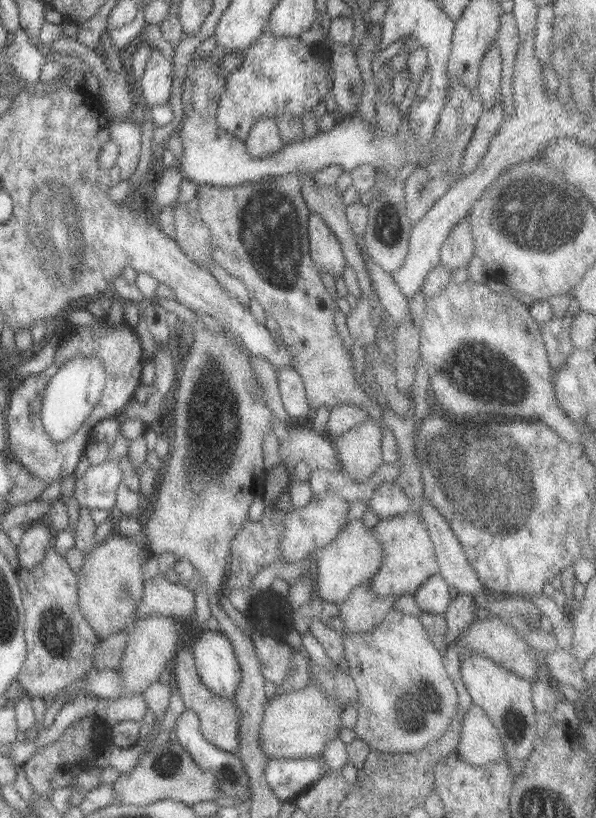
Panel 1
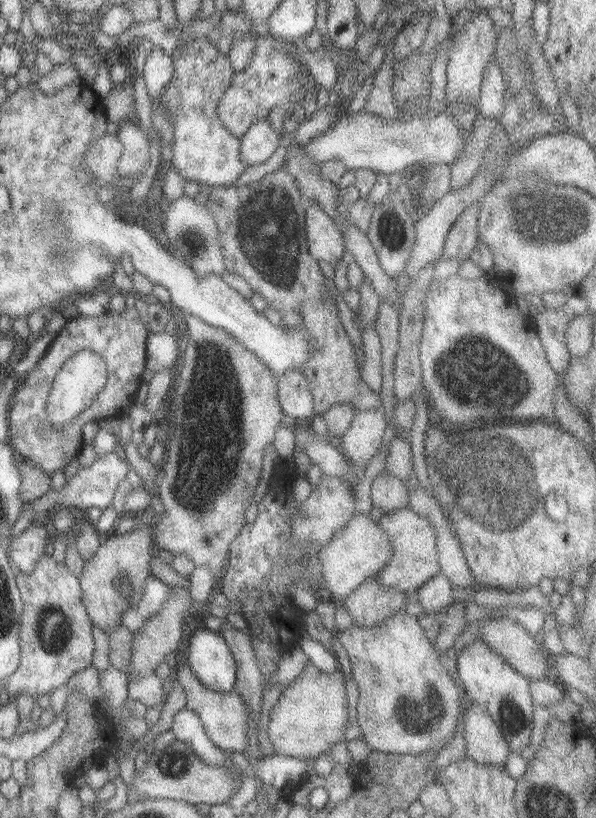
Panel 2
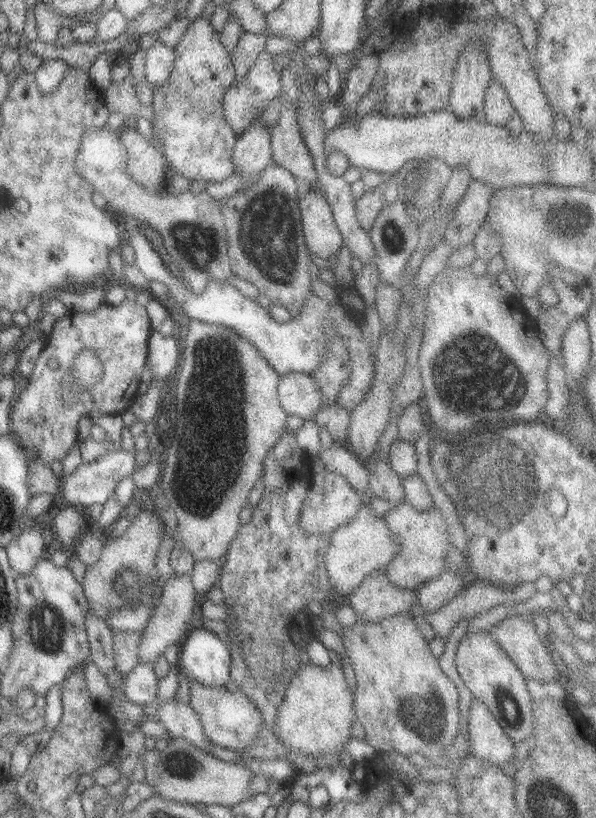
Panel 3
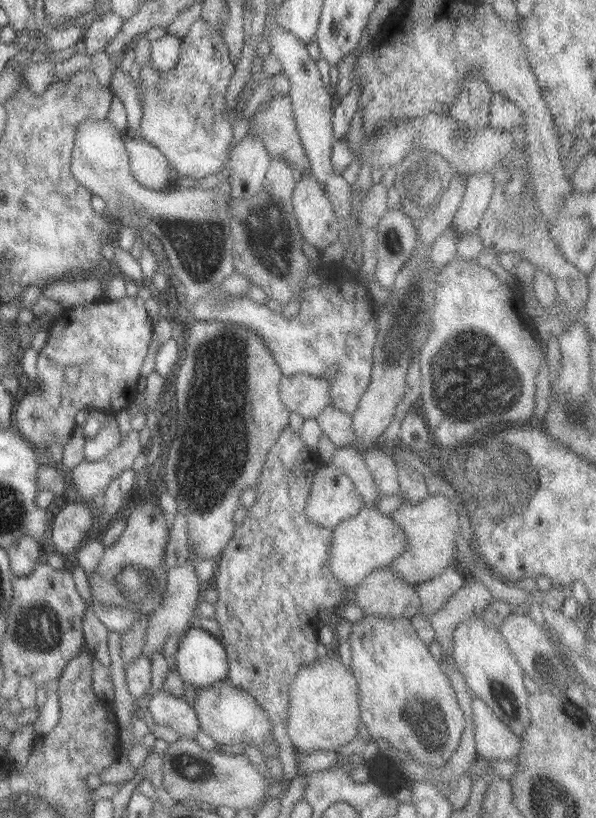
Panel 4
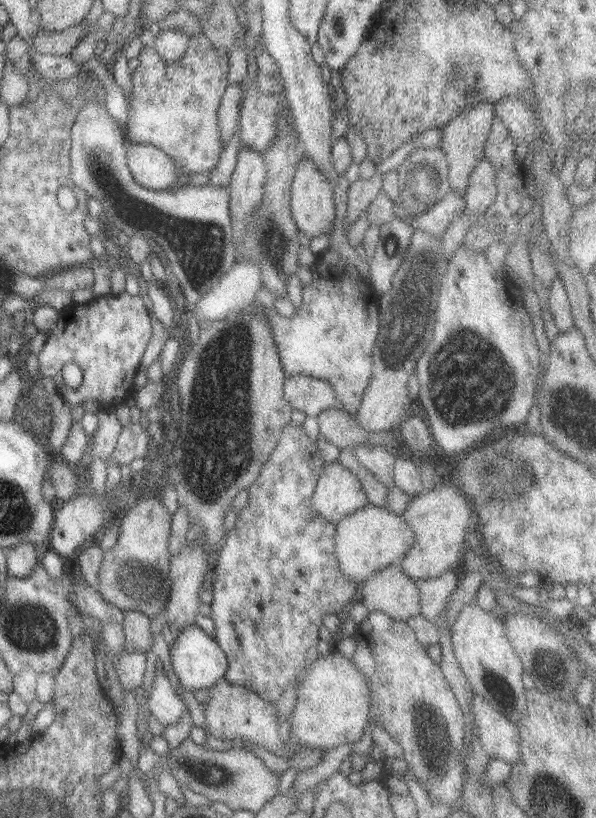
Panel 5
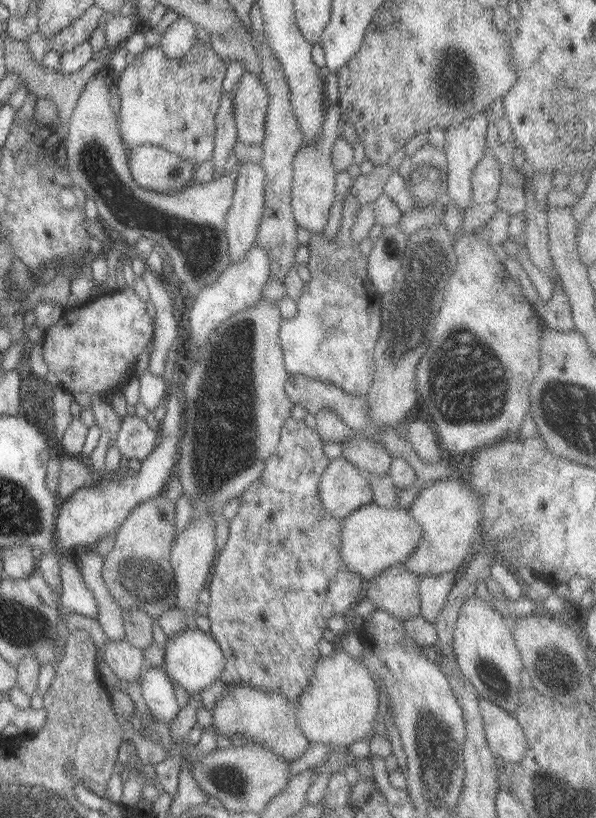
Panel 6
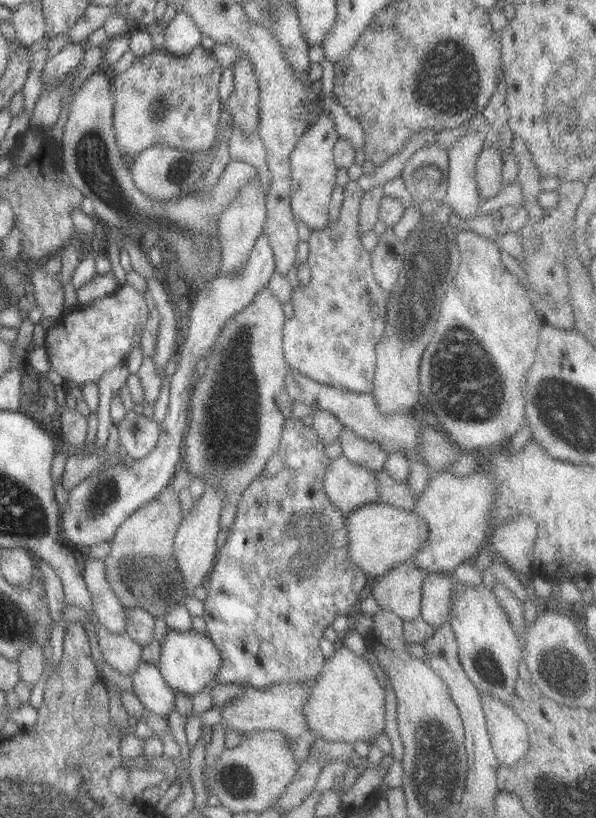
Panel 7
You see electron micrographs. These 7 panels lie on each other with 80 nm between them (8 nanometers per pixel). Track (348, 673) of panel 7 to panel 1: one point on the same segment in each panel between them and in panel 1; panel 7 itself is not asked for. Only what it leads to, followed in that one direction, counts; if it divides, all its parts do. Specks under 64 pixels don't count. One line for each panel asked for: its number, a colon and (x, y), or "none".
1: (297, 724)
2: (310, 716)
3: (314, 717)
4: (322, 712)
5: (332, 707)
6: (338, 706)

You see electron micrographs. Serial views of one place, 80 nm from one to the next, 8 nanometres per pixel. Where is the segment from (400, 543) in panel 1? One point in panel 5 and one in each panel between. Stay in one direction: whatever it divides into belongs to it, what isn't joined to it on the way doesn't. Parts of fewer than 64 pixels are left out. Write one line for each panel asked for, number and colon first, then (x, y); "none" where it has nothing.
2: (413, 560)
3: (422, 536)
4: (430, 526)
5: (438, 517)

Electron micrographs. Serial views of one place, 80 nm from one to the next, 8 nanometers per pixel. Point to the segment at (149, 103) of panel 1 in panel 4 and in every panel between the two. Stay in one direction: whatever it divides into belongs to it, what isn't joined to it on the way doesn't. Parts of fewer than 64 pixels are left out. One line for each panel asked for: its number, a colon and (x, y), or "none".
2: (157, 71)
3: (159, 60)
4: (164, 49)

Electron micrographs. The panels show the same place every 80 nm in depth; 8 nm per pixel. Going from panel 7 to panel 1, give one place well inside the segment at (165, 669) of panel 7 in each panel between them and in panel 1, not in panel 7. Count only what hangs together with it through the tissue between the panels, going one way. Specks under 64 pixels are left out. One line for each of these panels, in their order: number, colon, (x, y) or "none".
1: (214, 659)
2: (210, 660)
3: (203, 658)
4: (200, 660)
5: (197, 661)
6: (192, 658)

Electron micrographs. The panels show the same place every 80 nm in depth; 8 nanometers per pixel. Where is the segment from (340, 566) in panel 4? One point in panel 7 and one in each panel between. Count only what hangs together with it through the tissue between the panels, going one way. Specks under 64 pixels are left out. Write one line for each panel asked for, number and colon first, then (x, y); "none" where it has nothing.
5: (370, 538)
6: (372, 538)
7: (379, 536)

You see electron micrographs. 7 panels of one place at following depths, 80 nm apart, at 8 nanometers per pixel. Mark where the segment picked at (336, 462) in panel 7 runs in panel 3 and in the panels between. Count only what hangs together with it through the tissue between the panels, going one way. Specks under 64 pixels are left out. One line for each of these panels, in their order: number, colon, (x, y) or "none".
3: (329, 502)
4: (332, 498)
5: (337, 493)
6: (342, 488)

